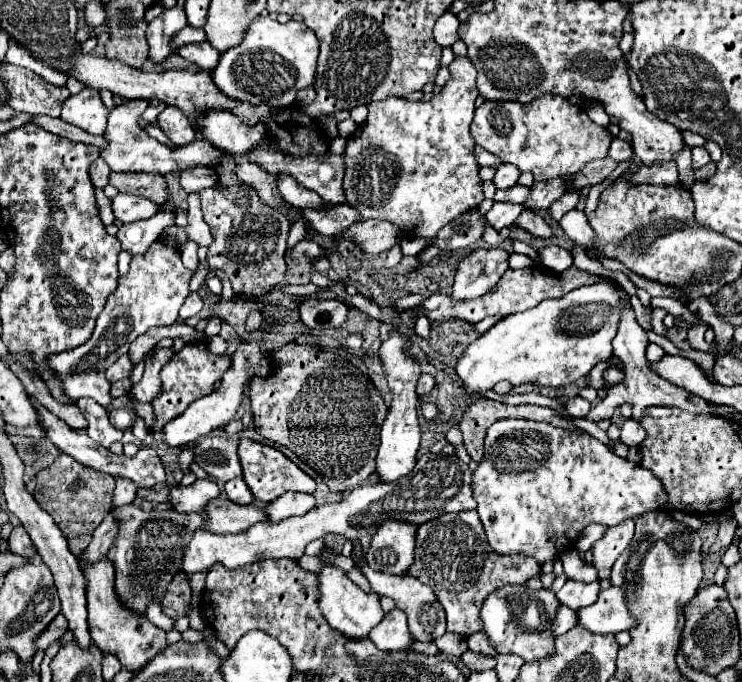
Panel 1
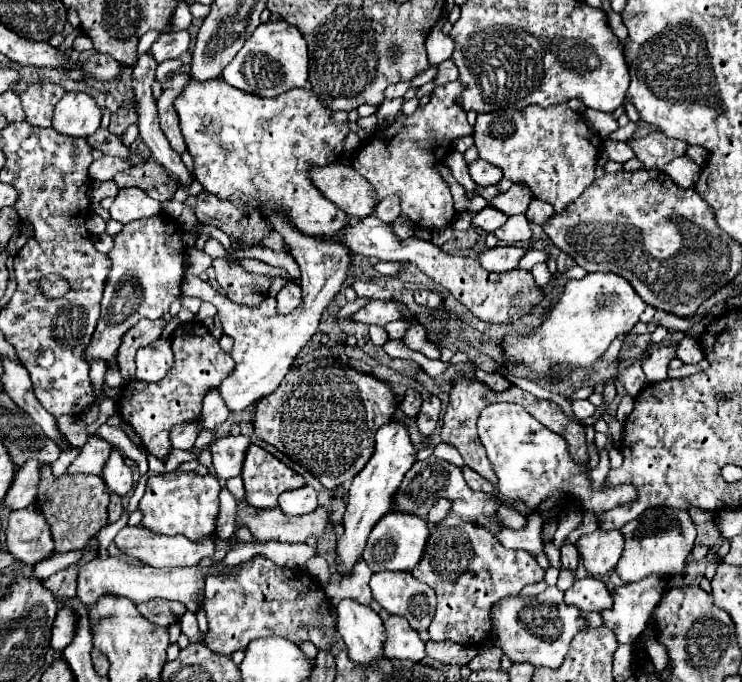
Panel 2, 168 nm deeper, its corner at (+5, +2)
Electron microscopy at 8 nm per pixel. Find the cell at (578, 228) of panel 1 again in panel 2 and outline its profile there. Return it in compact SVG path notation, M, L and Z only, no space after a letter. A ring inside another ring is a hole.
M566 102L548 108L530 104L522 110L510 108L478 114L474 142L482 160L500 166L504 178L530 186L534 196L550 202L558 214L594 180L598 150L602 146L602 140Z

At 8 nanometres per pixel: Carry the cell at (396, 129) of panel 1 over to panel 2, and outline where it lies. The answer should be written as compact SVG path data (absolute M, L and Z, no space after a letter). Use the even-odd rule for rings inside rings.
M460 80L436 86L430 94L430 102L420 106L414 114L396 112L394 120L374 130L352 156L352 168L362 174L374 188L374 196L380 202L386 196L398 196L402 214L418 228L440 230L452 224L456 210L450 196L450 188L442 174L436 170L436 158L444 158L452 152L452 144L472 134L472 126L466 120L466 112L458 104L460 94L464 92Z

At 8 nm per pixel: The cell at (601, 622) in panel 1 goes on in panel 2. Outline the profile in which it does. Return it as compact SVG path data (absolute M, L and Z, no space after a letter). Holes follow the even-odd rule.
M644 578L642 582L618 586L610 594L614 604L610 610L600 612L602 620L622 644L632 644L644 632L664 594L662 582L658 578Z

